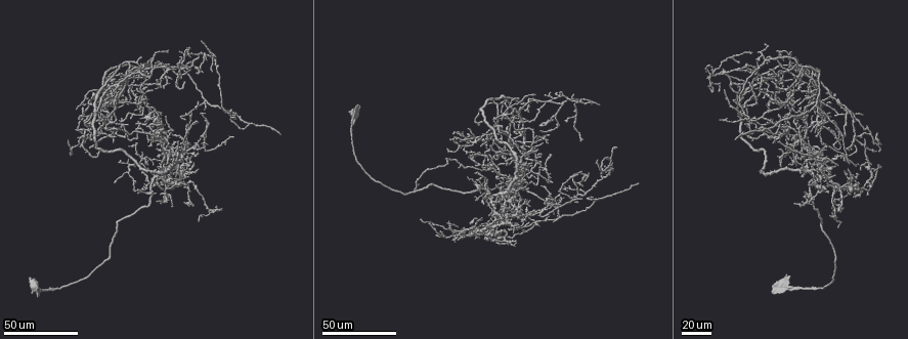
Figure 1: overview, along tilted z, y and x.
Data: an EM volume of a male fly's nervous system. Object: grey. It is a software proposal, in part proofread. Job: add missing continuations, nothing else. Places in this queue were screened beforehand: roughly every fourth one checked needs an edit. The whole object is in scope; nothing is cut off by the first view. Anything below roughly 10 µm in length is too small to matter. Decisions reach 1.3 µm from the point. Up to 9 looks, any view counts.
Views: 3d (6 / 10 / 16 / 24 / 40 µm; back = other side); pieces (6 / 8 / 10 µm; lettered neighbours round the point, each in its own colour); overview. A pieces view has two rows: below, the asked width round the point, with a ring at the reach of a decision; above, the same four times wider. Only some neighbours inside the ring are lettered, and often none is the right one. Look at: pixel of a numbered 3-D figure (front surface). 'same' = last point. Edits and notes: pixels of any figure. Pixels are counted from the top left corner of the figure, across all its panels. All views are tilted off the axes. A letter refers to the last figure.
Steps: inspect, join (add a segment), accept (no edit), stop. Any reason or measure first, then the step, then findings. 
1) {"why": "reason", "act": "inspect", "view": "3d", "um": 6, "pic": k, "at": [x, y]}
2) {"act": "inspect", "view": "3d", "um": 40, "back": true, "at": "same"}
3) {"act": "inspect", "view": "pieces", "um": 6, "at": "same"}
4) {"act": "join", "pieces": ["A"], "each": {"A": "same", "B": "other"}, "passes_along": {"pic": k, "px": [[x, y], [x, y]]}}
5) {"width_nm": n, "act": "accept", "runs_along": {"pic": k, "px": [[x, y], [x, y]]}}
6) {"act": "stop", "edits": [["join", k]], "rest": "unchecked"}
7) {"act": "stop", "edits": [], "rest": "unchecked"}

{"why": "an open end", "act": "inspect", "view": "3d", "um": 24, "pic": 1, "at": [820, 124]}

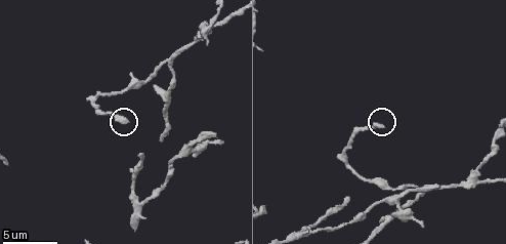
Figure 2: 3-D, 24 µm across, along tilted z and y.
{"act": "inspect", "view": "pieces", "um": 10, "pic": 2, "at": [383, 127]}

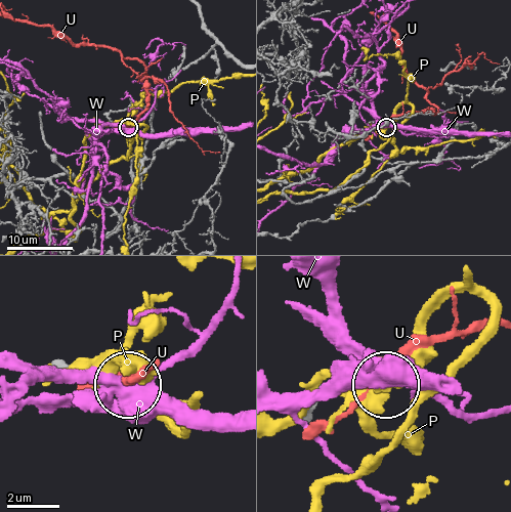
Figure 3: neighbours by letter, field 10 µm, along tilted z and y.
{"width_nm": 280, "act": "accept", "each": {"P": "other", "U": "other", "W": "other"}, "found": "none of them fits"}

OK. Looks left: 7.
{"why": "branch stops here", "act": "inspect", "view": "3d", "um": 40, "pic": 1, "at": [527, 182]}

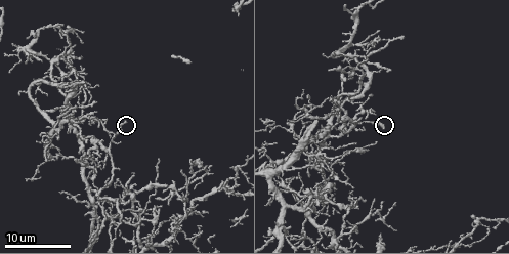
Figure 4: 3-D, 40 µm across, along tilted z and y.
{"why": "what lies round it", "act": "inspect", "view": "pieces", "um": 10, "pic": 4, "at": [125, 121]}

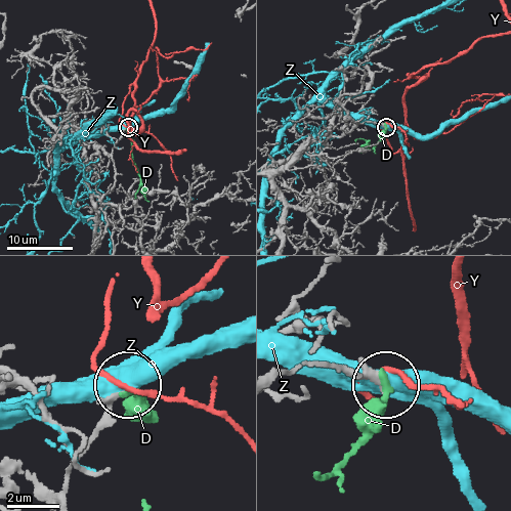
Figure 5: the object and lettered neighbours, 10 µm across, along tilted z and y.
{"act": "accept", "each": {"D": "other", "Y": "other", "Z": "other"}, "runs_along": {"pic": 5, "px": [[275, 378], [323, 364], [379, 380]]}, "found": "none of them fits"}

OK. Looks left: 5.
{"why": "free end", "act": "inspect", "view": "3d", "um": 16, "pic": 4, "at": [56, 137]}

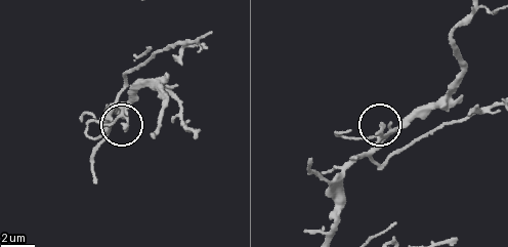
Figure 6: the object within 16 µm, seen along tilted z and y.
{"act": "inspect", "view": "pieces", "um": 10, "pic": 6, "at": [382, 124]}

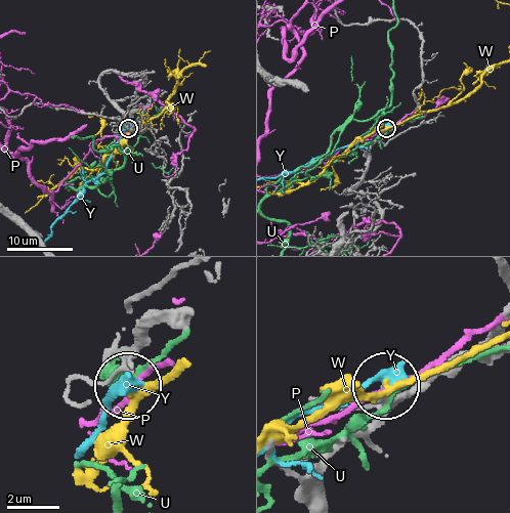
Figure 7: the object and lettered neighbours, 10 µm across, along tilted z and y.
{"act": "accept", "each": {"P": "other", "U": "other", "W": "other", "Y": "other"}, "runs_along": {"pic": 7, "px": [[314, 490], [334, 452], [383, 407], [384, 389]]}, "found": "no lettered segment goes on from it"}

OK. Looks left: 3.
{"act": "inspect", "view": "3d", "um": 40, "pic": 1, "at": [736, 139]}

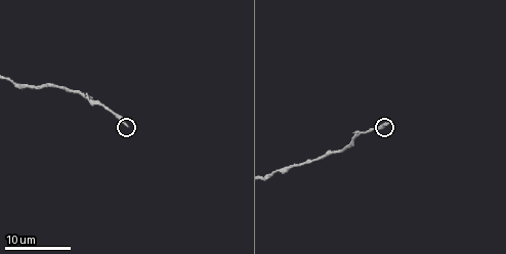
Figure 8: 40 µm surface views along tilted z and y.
{"act": "inspect", "view": "pieces", "um": 8, "pic": 8, "at": [125, 126]}

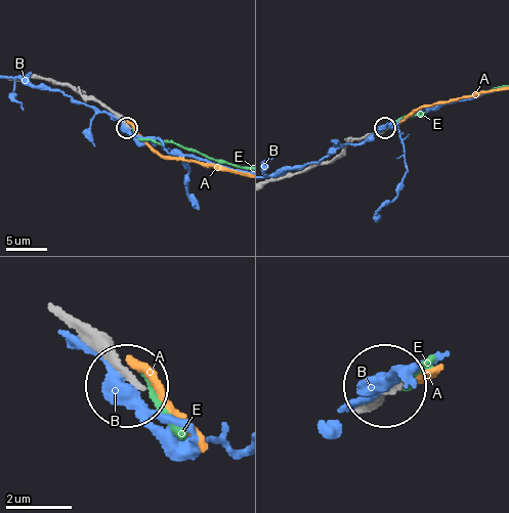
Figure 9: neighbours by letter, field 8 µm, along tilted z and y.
{"act": "accept", "each": {"A": "other", "B": "other", "E": "other"}, "found": "none of them fits"}

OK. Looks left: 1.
{"act": "stop", "edits": [], "rest": "unchecked"}

